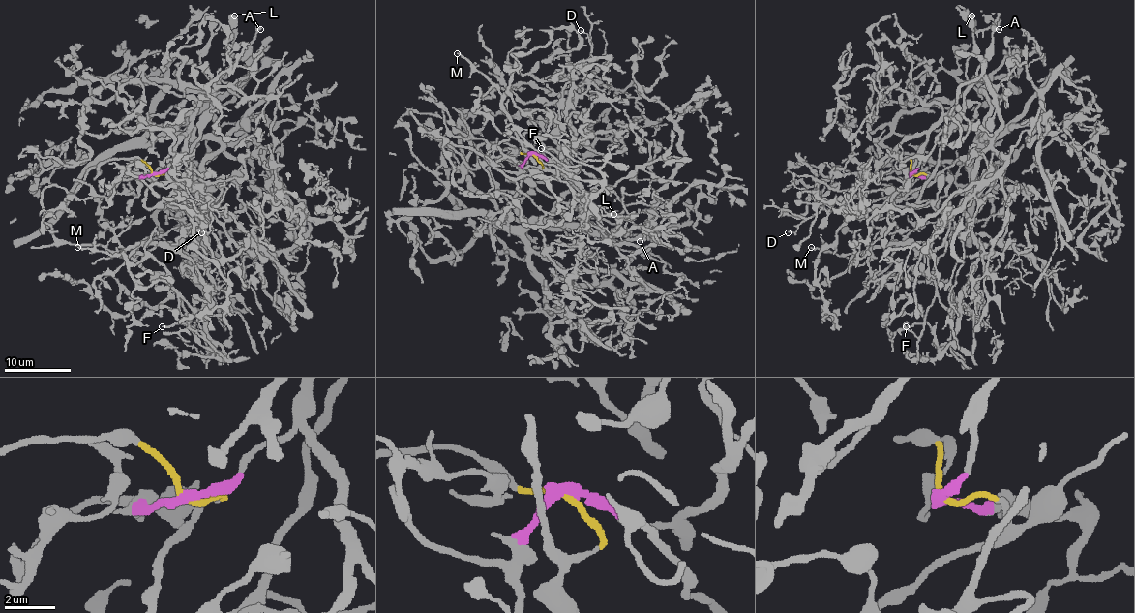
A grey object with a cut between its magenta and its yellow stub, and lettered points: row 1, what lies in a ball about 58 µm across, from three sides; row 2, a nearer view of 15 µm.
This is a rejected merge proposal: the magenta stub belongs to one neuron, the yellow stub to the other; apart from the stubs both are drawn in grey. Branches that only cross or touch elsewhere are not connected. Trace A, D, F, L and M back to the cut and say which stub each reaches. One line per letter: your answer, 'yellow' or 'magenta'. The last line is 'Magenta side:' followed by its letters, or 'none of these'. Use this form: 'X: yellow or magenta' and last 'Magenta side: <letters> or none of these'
A: yellow
D: yellow
F: yellow
L: yellow
M: magenta
Magenta side: M

